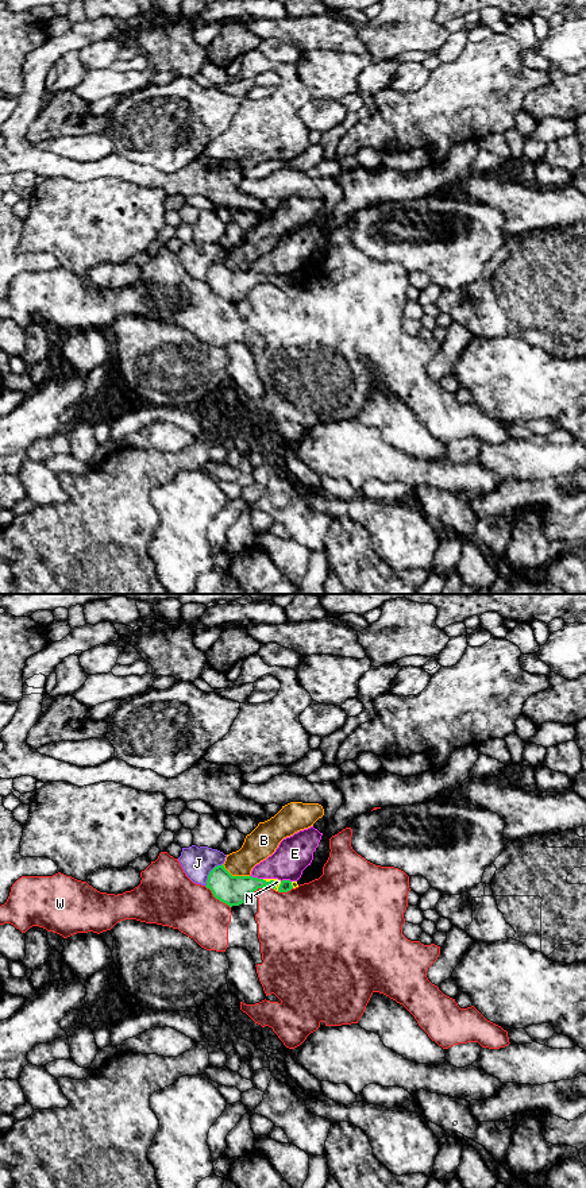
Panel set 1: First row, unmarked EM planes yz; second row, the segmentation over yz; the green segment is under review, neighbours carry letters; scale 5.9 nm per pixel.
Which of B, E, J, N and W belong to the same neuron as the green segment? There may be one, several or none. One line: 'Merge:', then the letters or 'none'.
Merge: N

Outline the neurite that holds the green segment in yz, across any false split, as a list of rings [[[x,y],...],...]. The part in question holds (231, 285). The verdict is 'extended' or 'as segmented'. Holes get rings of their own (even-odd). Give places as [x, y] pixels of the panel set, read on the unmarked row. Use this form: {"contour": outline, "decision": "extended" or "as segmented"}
{"contour": [[[221,259],[209,267],[205,282],[212,286],[216,294],[232,302],[244,298],[258,284],[267,282],[278,288],[288,288],[298,279],[290,275],[232,271]]], "decision": "extended"}

